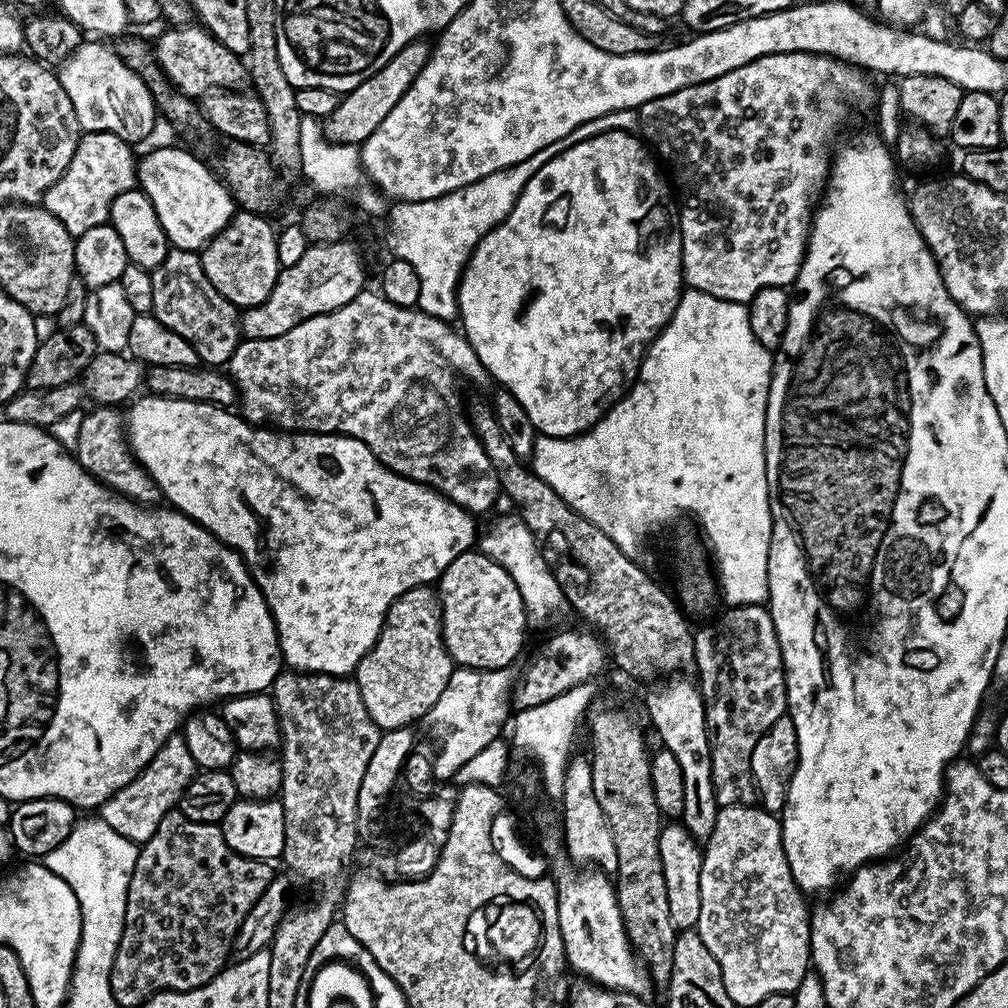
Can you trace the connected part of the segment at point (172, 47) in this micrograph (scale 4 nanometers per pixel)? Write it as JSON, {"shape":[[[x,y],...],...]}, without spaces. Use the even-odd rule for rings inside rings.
{"shape":[[[190,23],[168,26],[165,29],[165,32],[154,40],[154,59],[173,89],[186,96],[200,98],[204,93],[217,88],[236,90],[243,85],[240,83],[245,83],[245,61],[226,50],[226,46],[215,40],[207,28]]]}

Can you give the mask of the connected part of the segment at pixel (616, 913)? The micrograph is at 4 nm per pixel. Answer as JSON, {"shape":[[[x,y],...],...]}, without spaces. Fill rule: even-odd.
{"shape":[[[567,867],[555,877],[558,926],[567,967],[573,973],[581,972],[585,981],[617,992],[647,997],[650,980],[644,965],[632,951],[632,943],[628,941],[613,881],[599,870]]]}

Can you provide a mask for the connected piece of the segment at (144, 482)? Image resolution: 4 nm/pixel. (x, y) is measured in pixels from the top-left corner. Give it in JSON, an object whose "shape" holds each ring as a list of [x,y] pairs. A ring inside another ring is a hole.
{"shape":[[[96,406],[91,410],[93,412],[85,411],[79,417],[80,429],[76,432],[76,448],[74,447],[76,460],[95,480],[113,488],[119,496],[133,500],[135,504],[159,505],[162,500],[159,486],[154,482],[154,478],[137,464],[132,449],[128,447],[121,409],[116,406]]]}

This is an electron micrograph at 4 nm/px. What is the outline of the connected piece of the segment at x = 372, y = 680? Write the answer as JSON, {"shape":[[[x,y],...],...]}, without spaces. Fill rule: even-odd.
{"shape":[[[425,586],[406,590],[388,608],[382,630],[374,642],[374,646],[358,662],[354,679],[360,688],[362,702],[366,702],[366,710],[370,718],[382,730],[389,728],[407,729],[408,724],[423,721],[424,716],[442,698],[442,690],[446,690],[446,682],[450,682],[450,674],[454,665],[444,645],[442,622],[440,621],[440,597],[431,587]]]}

